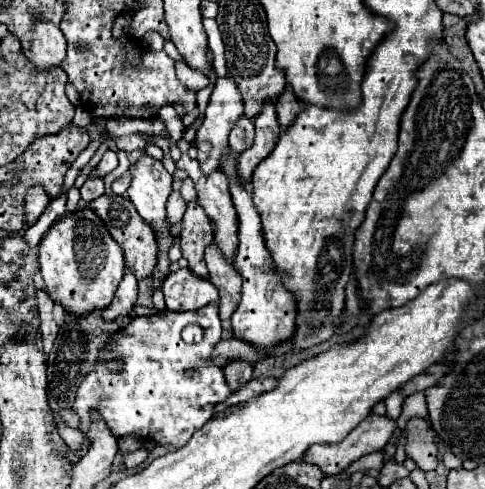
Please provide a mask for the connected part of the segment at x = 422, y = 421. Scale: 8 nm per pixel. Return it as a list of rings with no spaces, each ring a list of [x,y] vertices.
[[[411,418],[407,422],[407,456],[415,460],[421,470],[437,468],[437,446],[429,430],[427,418]]]

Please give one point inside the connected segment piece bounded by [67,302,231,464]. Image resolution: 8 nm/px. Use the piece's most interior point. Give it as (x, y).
(150, 396)

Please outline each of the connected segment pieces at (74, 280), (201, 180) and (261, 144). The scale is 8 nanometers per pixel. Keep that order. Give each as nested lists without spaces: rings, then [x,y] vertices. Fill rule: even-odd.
[[[89,206],[67,212],[53,222],[39,242],[39,264],[49,296],[73,314],[107,308],[125,274],[123,248],[111,238],[105,222]]]
[[[183,154],[177,168],[185,170],[197,188],[197,202],[205,208],[207,216],[215,222],[214,241],[221,246],[223,254],[231,260],[237,250],[237,213],[231,202],[229,182],[221,170],[203,174],[197,158]]]
[[[267,98],[261,106],[261,112],[255,116],[255,142],[249,150],[245,150],[243,154],[239,154],[239,176],[243,182],[251,180],[251,174],[255,170],[255,166],[267,158],[271,154],[271,150],[277,144],[279,138],[279,122],[277,122],[277,112],[275,112],[275,104],[271,98]]]

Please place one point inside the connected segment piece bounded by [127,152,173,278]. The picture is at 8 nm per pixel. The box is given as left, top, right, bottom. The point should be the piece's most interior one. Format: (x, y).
(150, 187)

